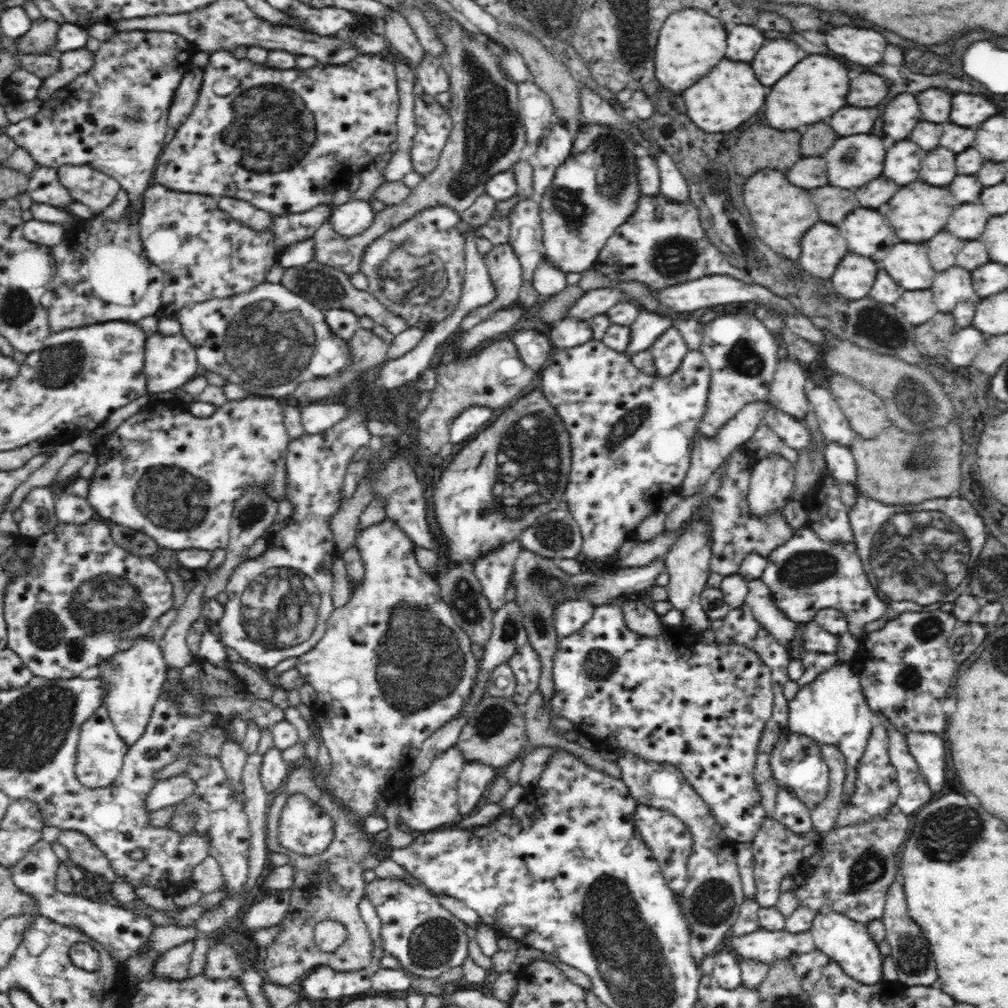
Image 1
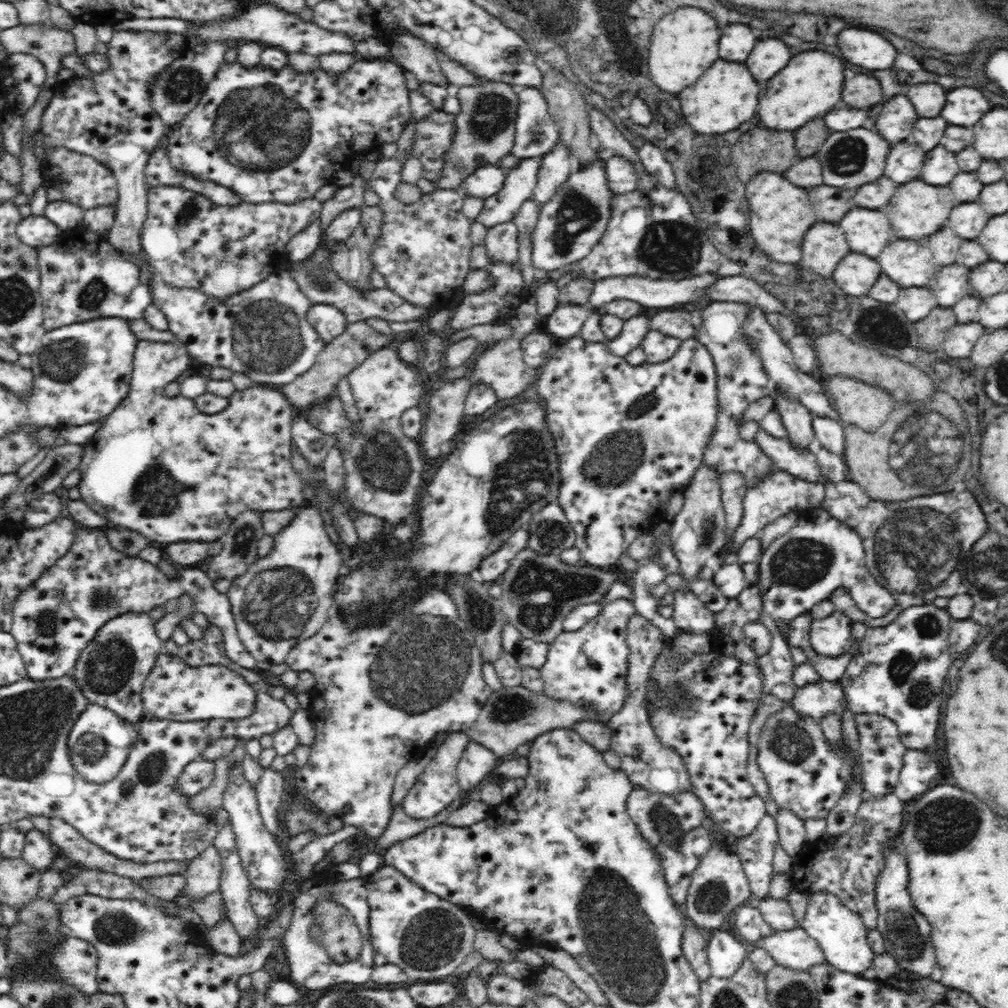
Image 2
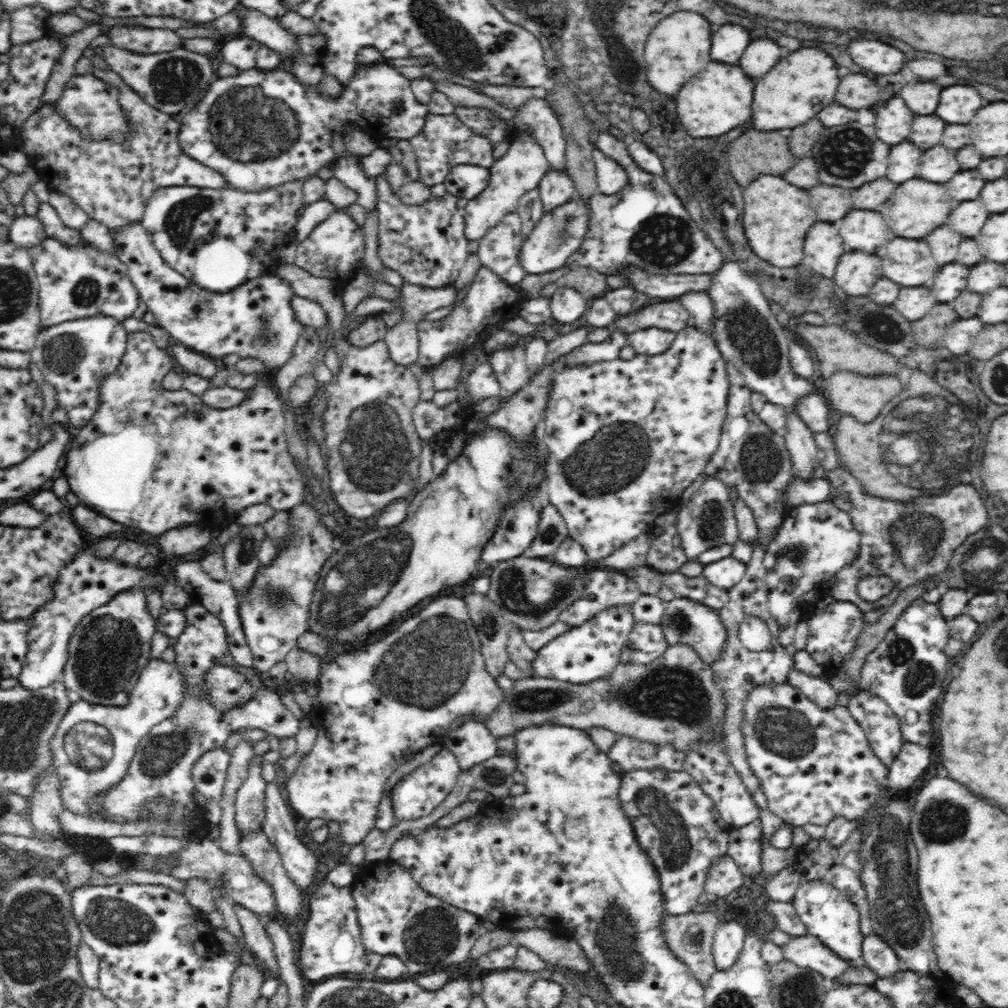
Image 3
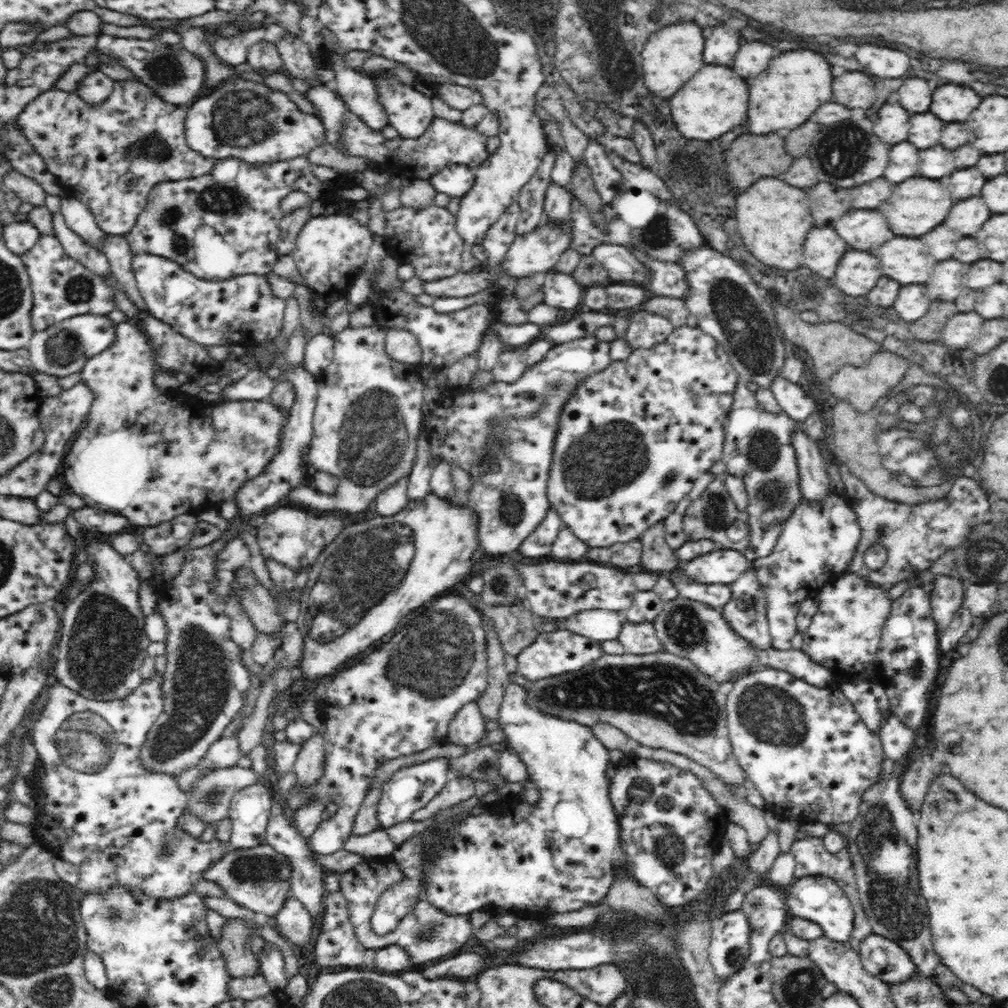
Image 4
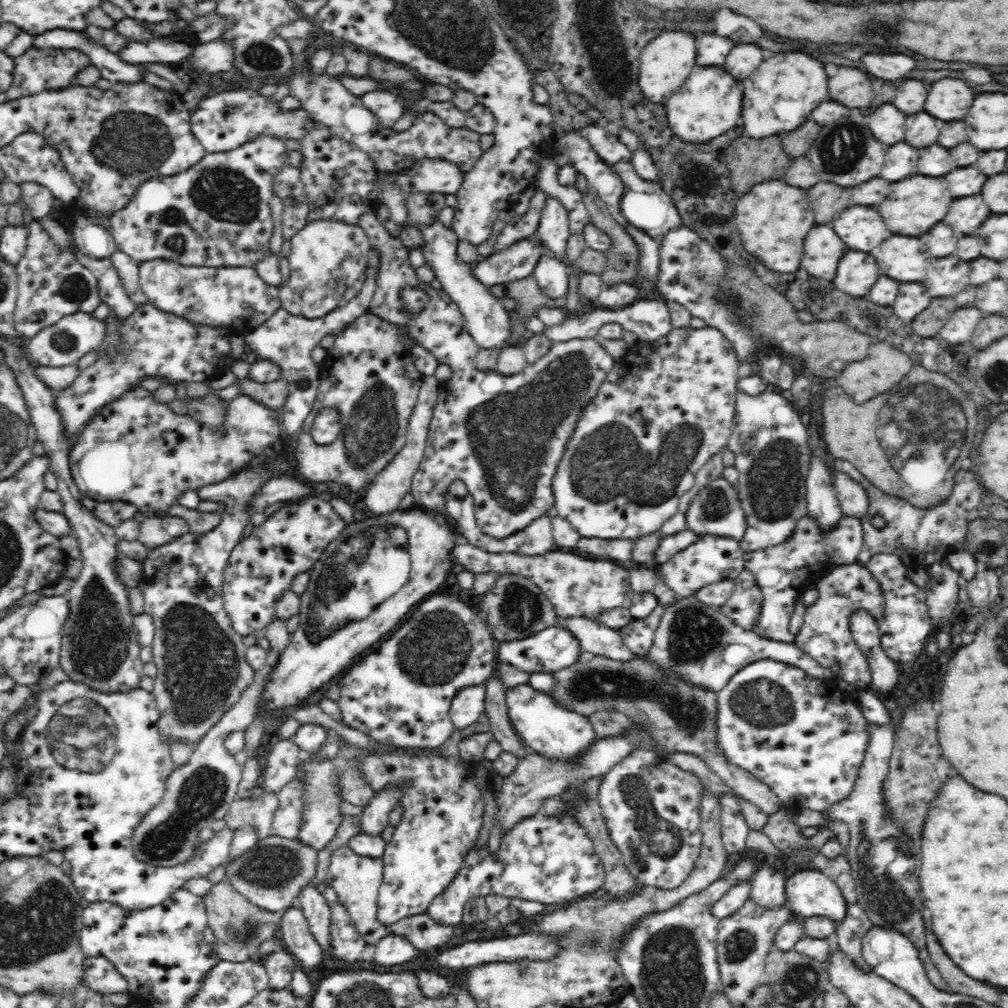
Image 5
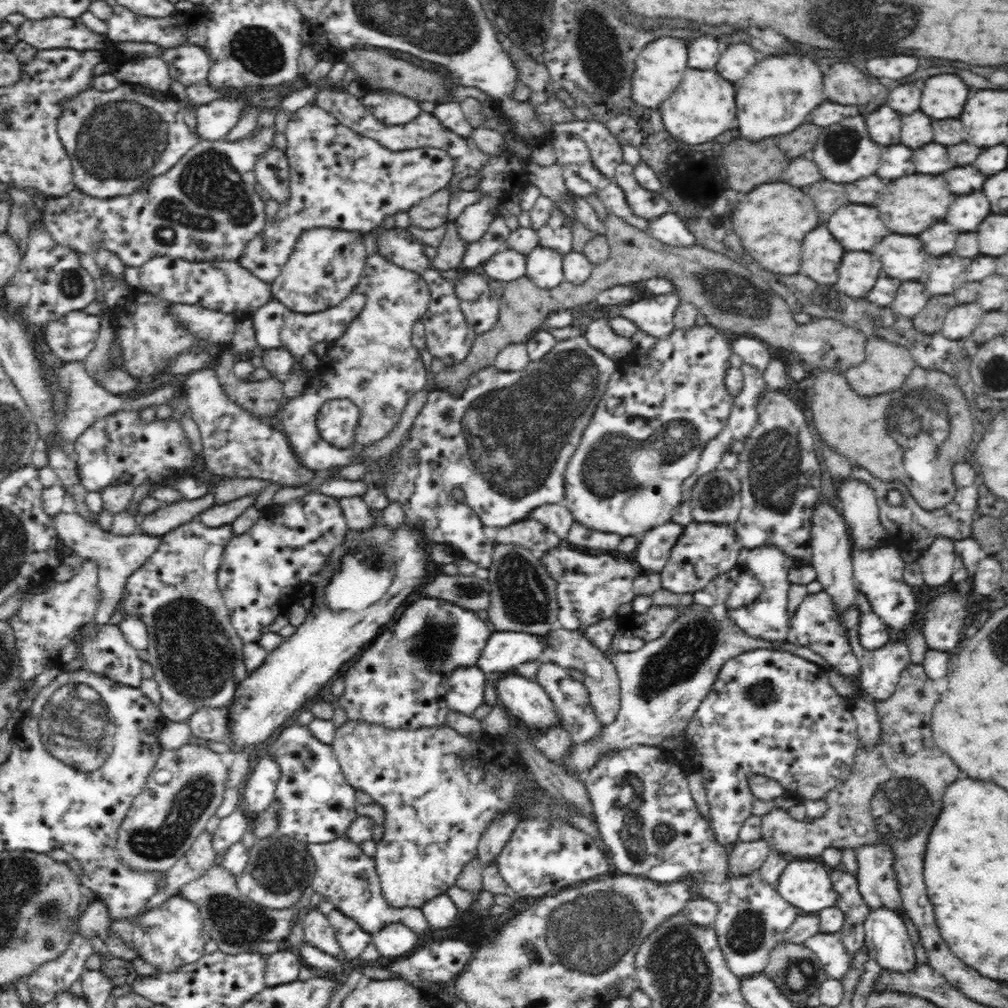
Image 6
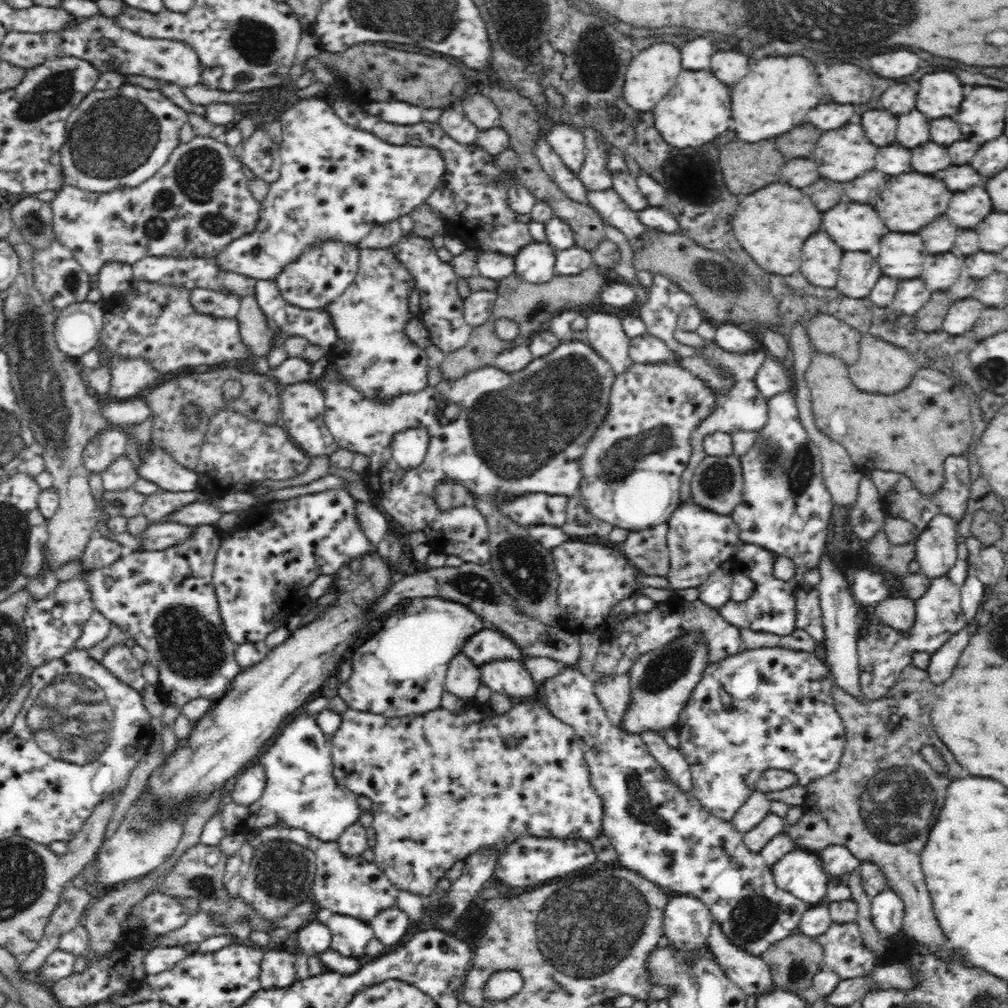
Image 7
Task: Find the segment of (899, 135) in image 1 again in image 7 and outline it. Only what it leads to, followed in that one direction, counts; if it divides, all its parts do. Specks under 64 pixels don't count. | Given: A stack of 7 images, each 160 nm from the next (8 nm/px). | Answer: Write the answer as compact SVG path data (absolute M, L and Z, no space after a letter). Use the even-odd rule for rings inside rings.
M868 110L862 116L866 136L876 146L888 146L896 142L896 116L886 110Z

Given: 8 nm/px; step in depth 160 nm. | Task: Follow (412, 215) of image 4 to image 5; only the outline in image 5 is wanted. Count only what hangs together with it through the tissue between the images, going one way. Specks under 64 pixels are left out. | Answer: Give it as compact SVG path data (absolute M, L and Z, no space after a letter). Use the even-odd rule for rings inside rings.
M438 215L434 216L428 224L418 224L415 227L420 232L422 239L422 244L418 246L425 265L432 269L433 278L440 281L441 288L450 295L451 300L460 308L468 332L476 341L478 348L502 350L506 346L511 346L508 339L511 336L508 313L506 313L502 301L496 300L486 285L474 279L472 276L473 264L464 262L458 256L457 246L461 240L456 231L439 221Z

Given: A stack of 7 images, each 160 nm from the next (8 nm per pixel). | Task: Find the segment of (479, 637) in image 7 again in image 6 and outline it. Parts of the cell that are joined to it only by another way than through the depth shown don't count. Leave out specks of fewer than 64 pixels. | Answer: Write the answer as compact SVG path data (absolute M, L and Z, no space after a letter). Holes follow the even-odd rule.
M492 632L485 644L477 666L485 673L489 672L508 672L514 670L515 666L527 662L540 662L539 658L543 655L544 649L548 644L548 636L532 635L526 632Z

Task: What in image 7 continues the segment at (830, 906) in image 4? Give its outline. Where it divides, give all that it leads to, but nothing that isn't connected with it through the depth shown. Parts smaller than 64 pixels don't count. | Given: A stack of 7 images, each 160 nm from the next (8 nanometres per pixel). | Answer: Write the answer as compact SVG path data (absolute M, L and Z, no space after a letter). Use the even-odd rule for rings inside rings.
M794 848L792 852L787 852L779 861L776 861L771 871L778 888L792 893L792 895L811 906L827 903L830 876L823 869L823 864L818 854Z

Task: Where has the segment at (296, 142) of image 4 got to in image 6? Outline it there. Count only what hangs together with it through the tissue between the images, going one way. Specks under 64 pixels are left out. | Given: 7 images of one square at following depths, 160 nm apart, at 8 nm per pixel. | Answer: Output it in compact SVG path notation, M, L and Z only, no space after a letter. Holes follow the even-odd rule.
M218 98L208 104L197 105L196 132L207 141L227 140L228 133L238 124L247 102L244 99Z

